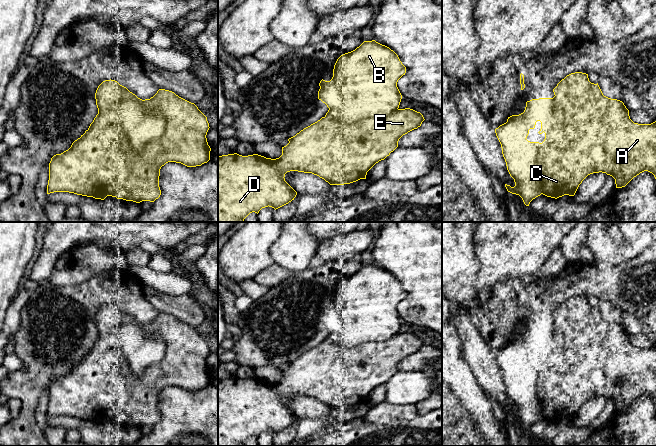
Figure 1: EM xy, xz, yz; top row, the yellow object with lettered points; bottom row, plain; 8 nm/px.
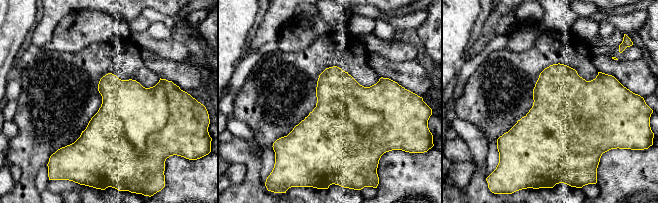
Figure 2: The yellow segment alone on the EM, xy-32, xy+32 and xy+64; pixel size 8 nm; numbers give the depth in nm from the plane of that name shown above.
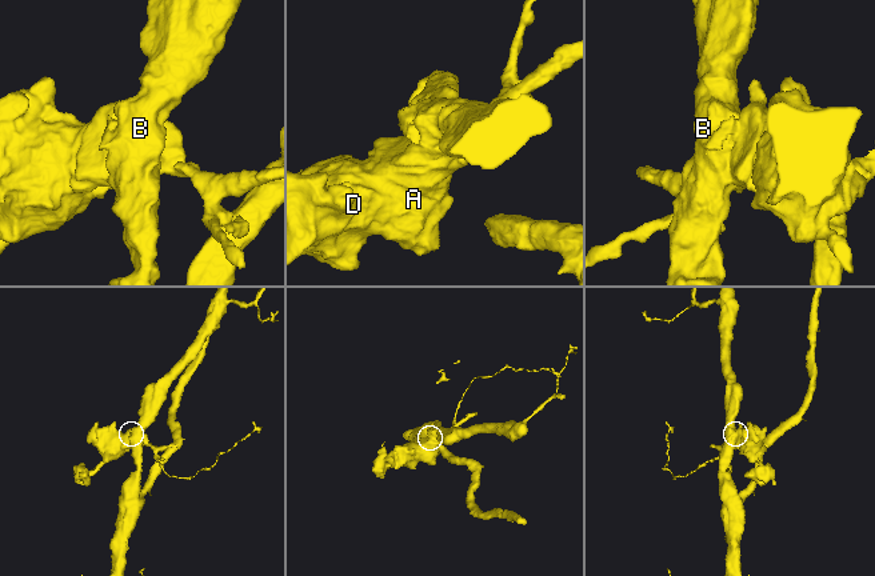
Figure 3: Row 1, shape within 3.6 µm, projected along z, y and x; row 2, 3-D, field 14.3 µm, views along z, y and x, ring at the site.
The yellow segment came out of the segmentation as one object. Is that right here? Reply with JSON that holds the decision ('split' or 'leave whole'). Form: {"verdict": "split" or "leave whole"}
{"verdict": "split"}

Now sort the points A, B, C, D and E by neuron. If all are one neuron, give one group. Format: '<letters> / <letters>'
A C D E / B

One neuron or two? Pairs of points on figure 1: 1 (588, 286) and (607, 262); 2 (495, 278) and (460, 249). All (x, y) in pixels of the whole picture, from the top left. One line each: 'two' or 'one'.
1: two
2: two

